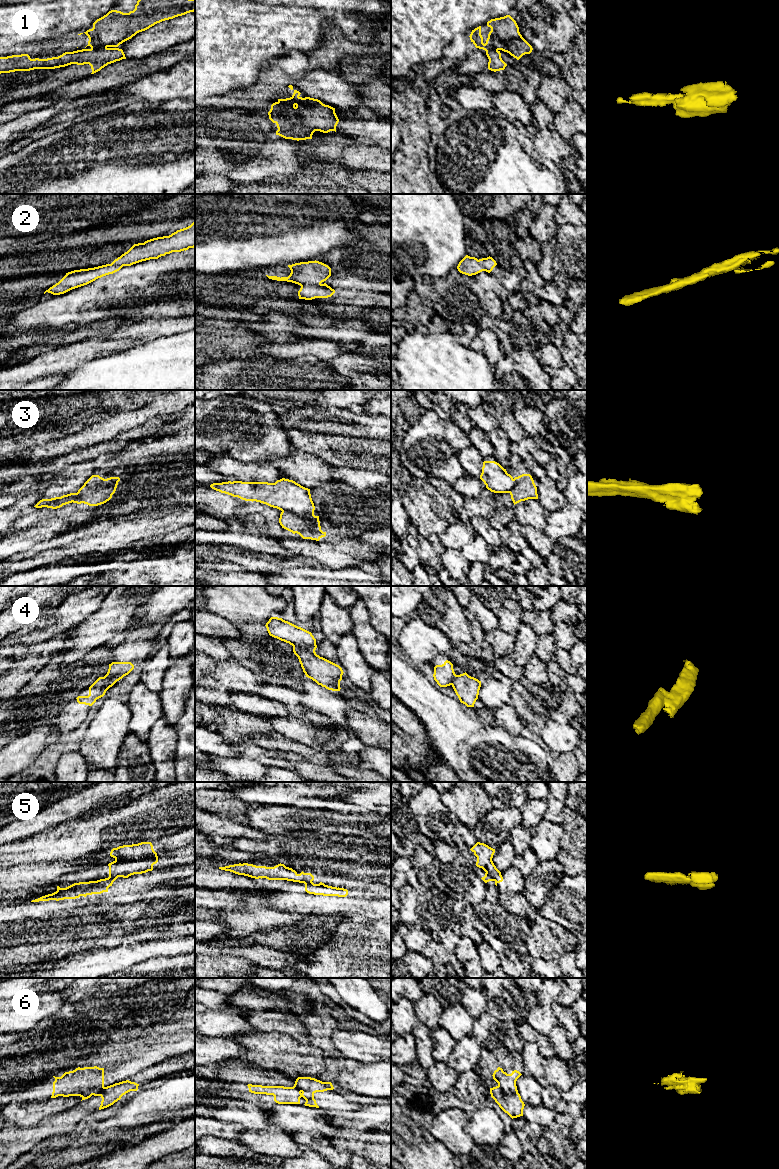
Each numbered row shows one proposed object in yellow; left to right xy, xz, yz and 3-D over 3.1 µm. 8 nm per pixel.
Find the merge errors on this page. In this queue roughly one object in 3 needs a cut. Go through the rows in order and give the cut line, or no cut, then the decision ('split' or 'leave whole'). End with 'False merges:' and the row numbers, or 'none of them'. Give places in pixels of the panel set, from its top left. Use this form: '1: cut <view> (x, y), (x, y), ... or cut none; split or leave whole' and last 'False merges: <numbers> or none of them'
1: cut none; leave whole
2: cut none; leave whole
3: cut xz (282, 510), (313, 514); split
4: cut xz (293, 646), (314, 650); split
5: cut yz (486, 872), (494, 880); split
6: cut yz (498, 1085), (506, 1092), (517, 1092); split
False merges: 3, 4, 5, 6

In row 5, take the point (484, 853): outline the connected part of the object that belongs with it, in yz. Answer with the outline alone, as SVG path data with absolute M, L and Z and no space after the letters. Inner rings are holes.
M477 842L470 850L477 857L477 867L482 868L488 873L494 879L496 884L503 881L501 872L496 868L492 861L495 849L484 843Z

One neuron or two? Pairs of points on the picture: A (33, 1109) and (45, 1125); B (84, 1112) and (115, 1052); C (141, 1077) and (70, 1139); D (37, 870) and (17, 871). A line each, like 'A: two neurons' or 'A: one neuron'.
A: two neurons
B: two neurons
C: two neurons
D: one neuron

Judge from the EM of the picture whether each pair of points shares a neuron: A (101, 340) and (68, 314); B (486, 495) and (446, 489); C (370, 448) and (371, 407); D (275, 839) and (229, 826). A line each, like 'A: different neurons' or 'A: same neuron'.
A: different neurons
B: different neurons
C: different neurons
D: different neurons

